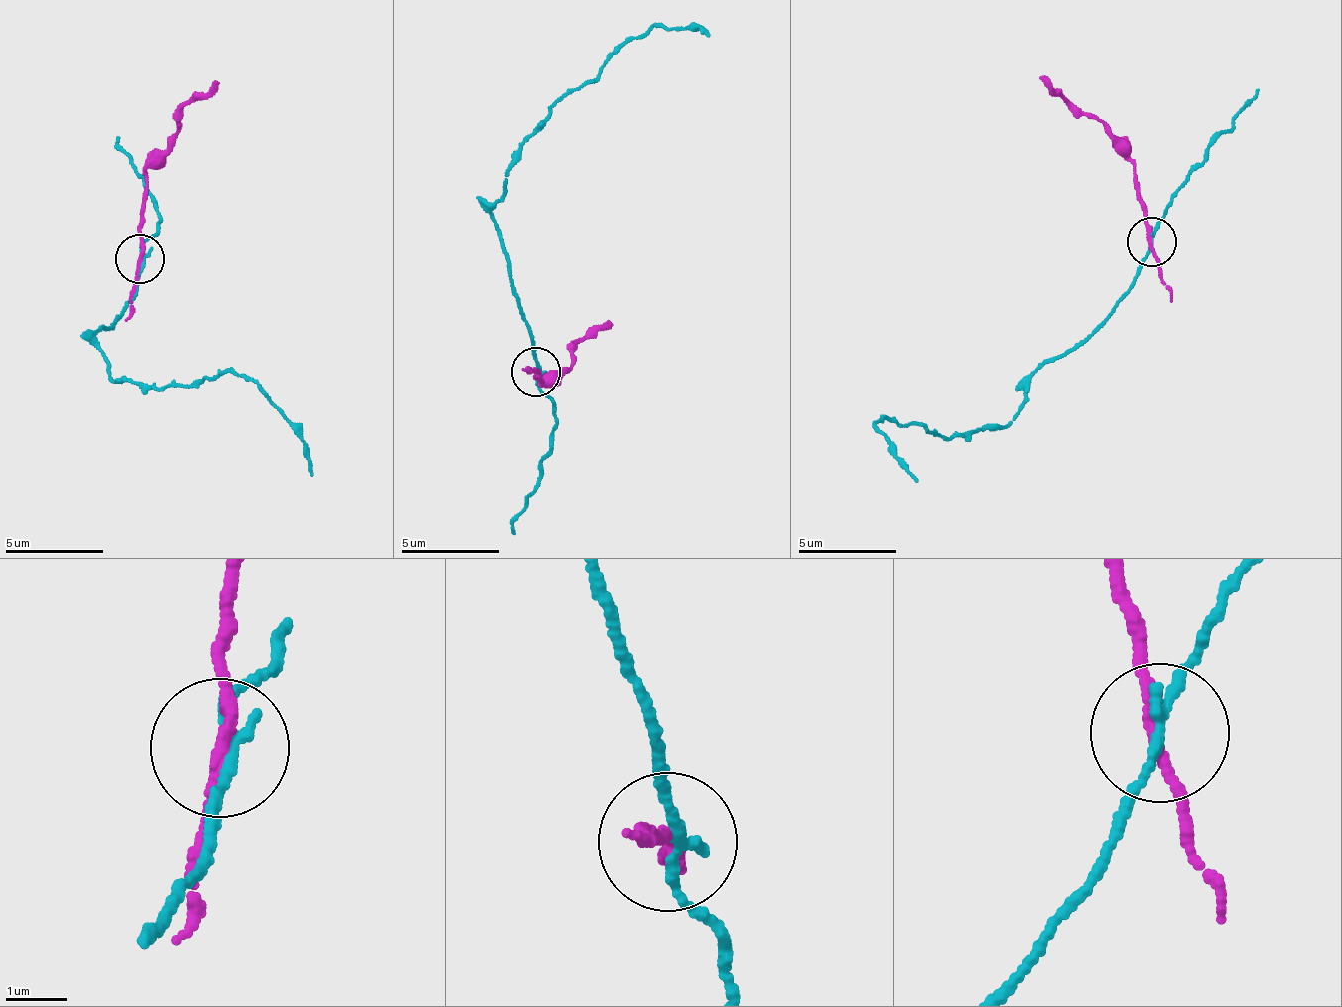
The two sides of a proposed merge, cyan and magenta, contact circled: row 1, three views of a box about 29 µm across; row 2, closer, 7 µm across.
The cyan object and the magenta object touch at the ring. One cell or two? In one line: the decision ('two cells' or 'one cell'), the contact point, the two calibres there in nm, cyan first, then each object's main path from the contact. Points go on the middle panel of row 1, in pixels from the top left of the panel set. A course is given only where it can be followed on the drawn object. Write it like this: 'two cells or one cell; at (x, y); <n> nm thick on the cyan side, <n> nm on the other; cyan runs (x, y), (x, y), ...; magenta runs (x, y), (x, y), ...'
two cells; at (536, 372); 150 nm thick on the cyan side, 180 nm on the other; cyan runs (537, 373), (533, 331), (508, 280), (494, 217), (504, 175), (559, 102), (628, 39), (692, 22), (707, 37); magenta runs (537, 373), (541, 381), (570, 364), (580, 344), (614, 326)

